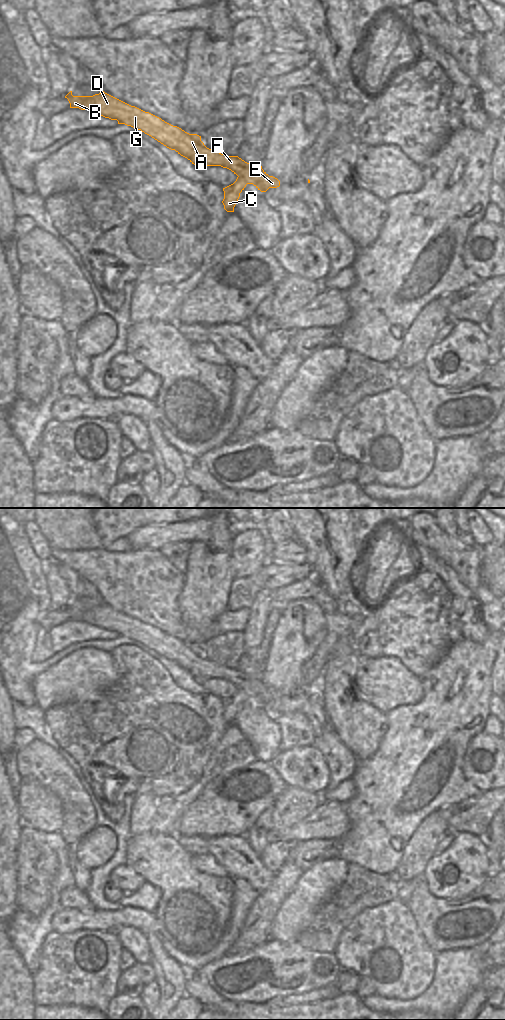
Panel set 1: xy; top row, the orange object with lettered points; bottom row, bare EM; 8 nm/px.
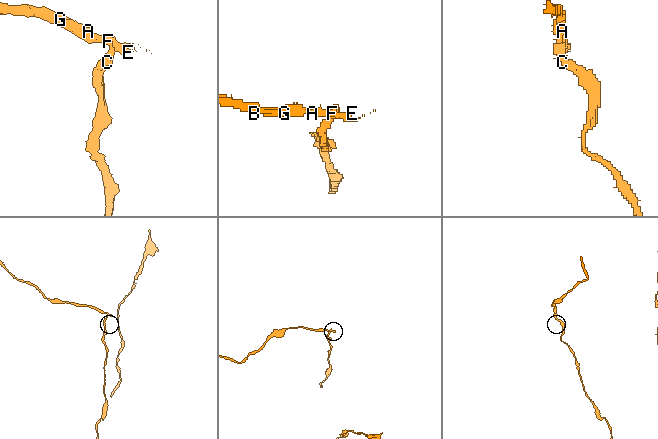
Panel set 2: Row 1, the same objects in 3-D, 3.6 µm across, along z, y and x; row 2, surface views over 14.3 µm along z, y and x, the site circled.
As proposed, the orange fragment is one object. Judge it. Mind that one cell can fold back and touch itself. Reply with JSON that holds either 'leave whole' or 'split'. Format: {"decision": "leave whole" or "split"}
{"decision": "split"}

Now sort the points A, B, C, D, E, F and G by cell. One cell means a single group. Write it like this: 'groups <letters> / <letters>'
groups A B D E F G / C

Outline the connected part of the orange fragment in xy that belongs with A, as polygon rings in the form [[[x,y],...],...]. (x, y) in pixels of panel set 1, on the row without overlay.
[[[70,603],[65,610],[70,620],[87,622],[93,626],[117,632],[141,642],[167,660],[175,662],[187,670],[195,678],[221,678],[231,682],[237,688],[245,690],[248,696],[253,696],[261,704],[269,700],[277,700],[280,693],[269,688],[262,678],[249,676],[238,668],[227,668],[207,660],[201,653],[201,648],[189,646],[177,638],[173,638],[161,630],[131,618],[102,603],[93,608],[73,608]]]

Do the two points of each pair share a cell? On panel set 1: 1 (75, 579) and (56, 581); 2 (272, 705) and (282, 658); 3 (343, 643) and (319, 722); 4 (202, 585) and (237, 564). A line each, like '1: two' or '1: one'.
1: two
2: two
3: two
4: two

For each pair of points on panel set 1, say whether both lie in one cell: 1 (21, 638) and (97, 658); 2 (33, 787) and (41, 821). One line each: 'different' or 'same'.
1: different
2: same

